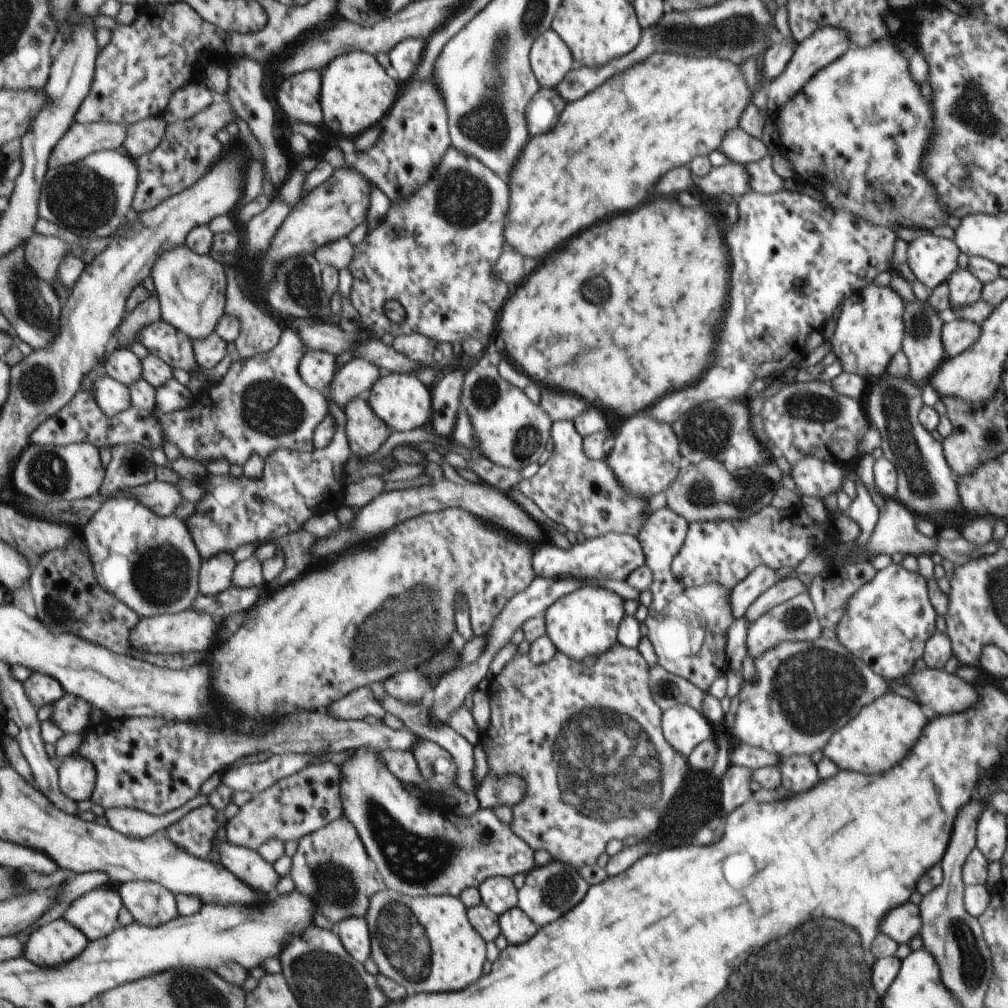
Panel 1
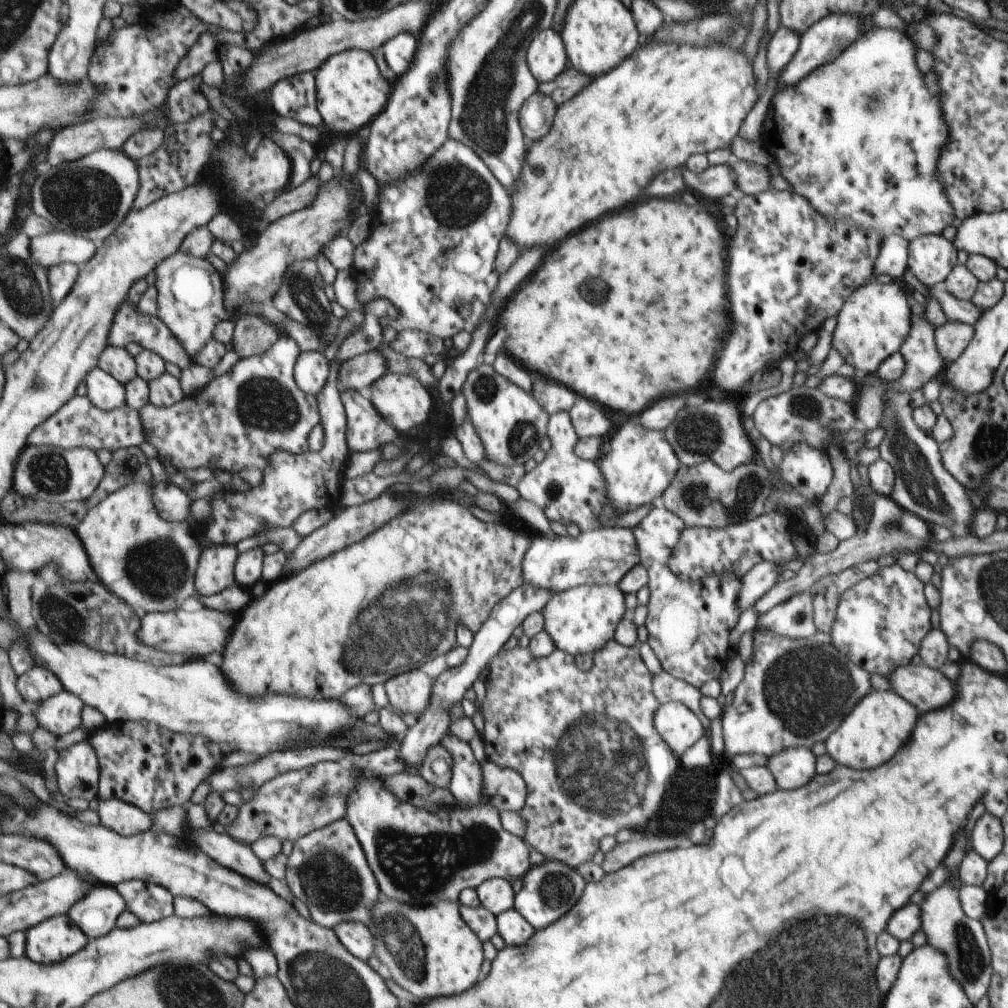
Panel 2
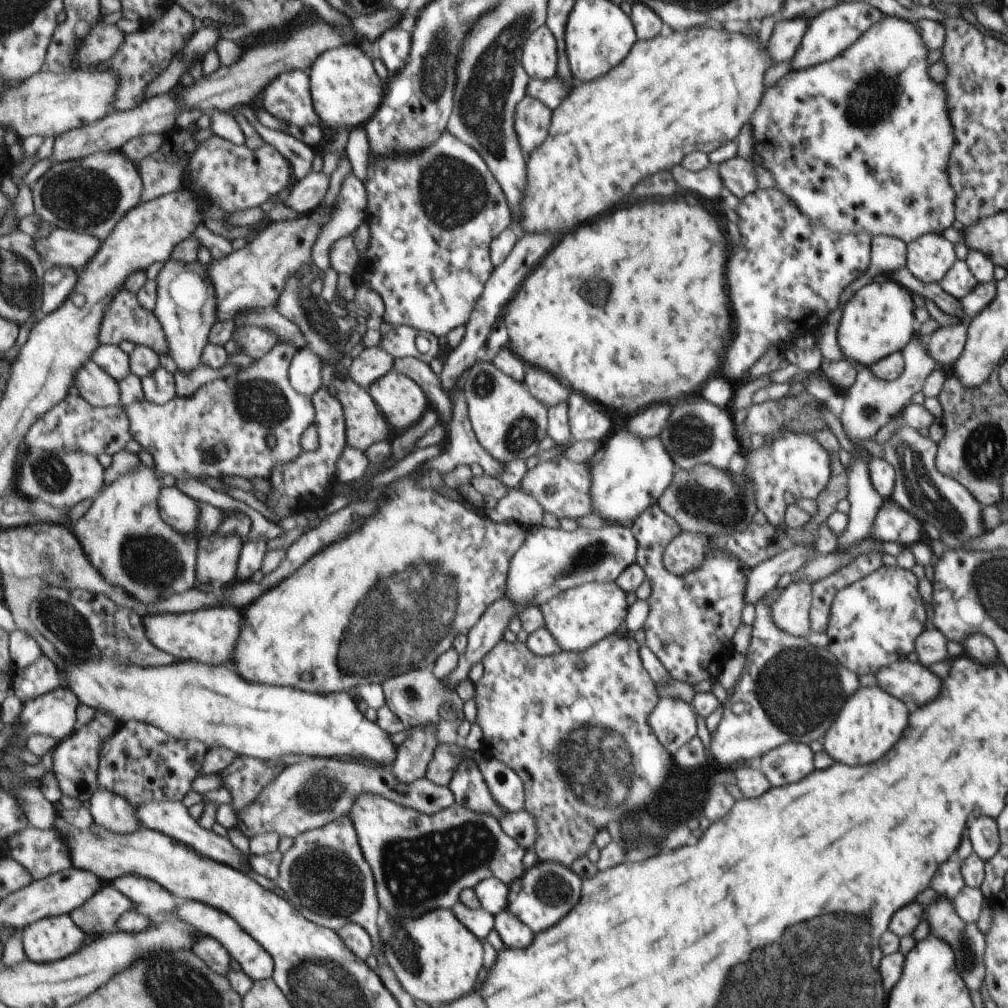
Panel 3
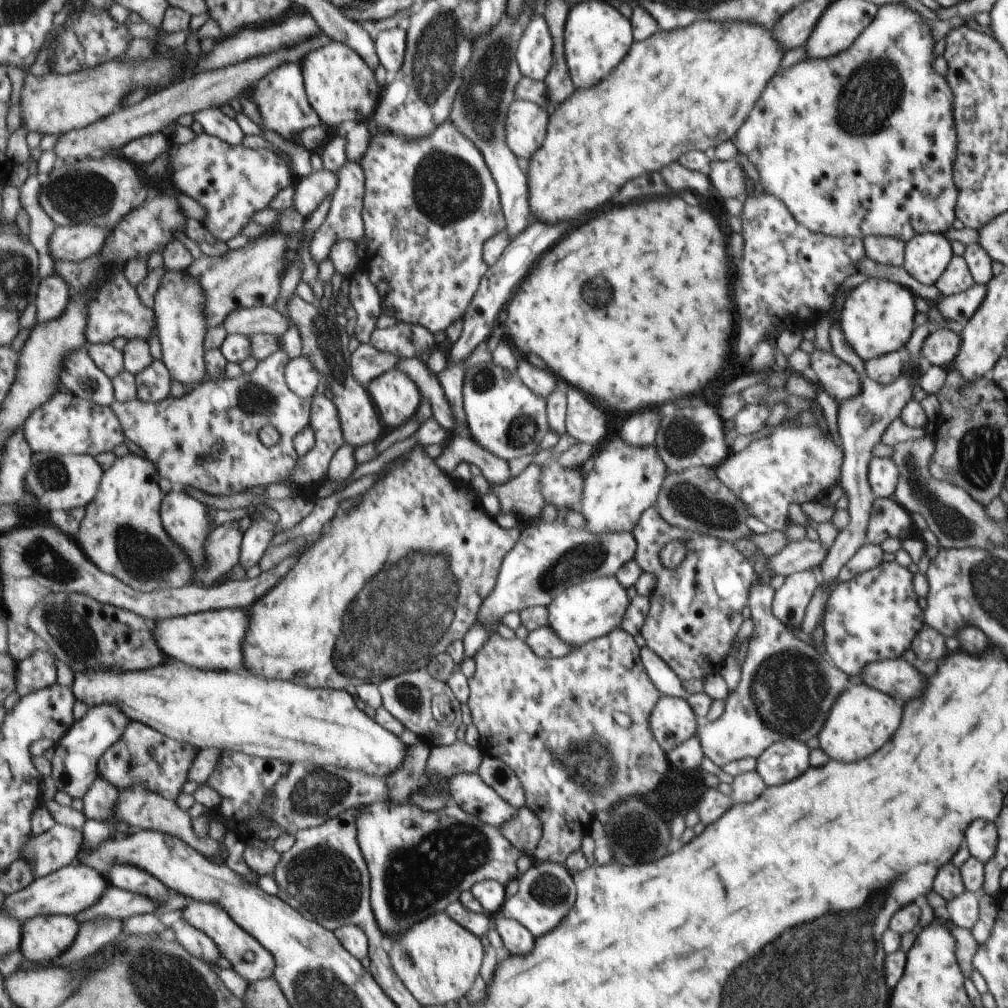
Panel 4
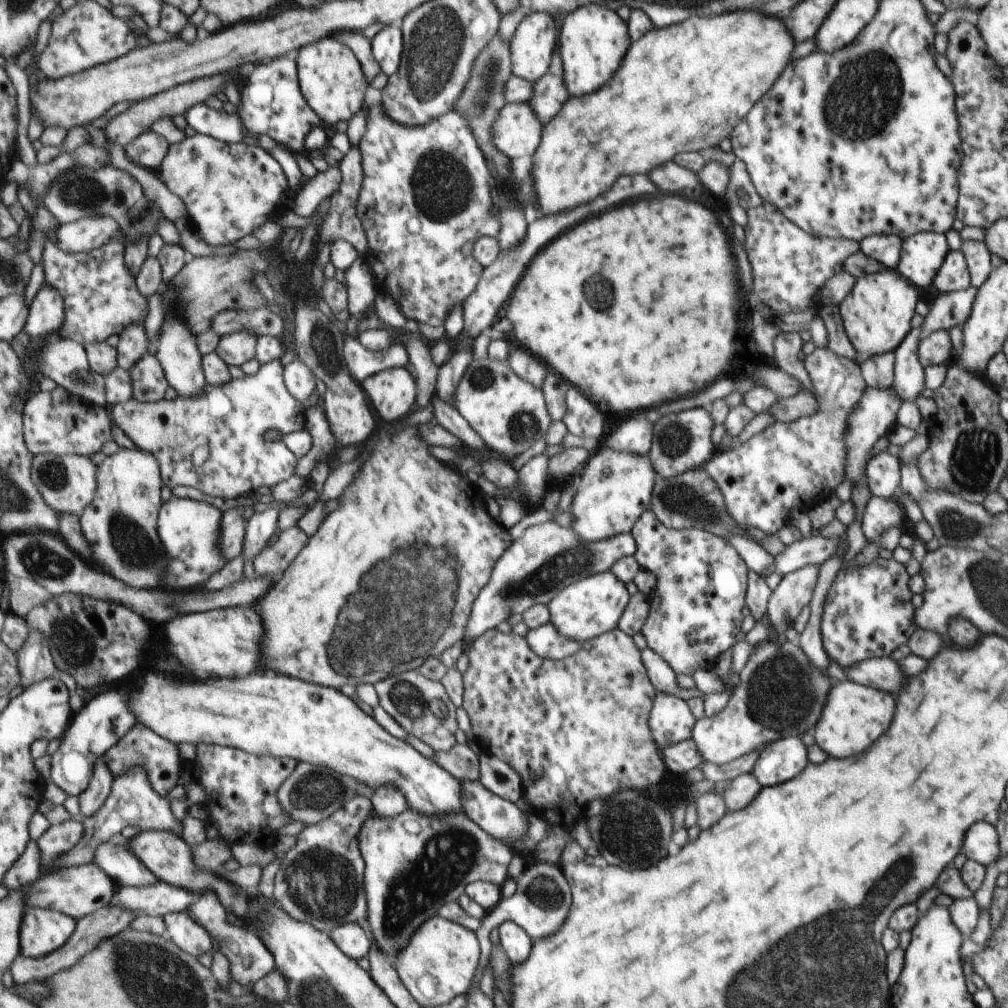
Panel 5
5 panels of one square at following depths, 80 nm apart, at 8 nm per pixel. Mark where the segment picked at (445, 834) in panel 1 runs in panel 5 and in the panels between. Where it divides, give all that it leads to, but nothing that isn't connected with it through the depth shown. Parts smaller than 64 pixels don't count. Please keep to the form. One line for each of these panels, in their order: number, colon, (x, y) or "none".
2: (463, 846)
3: (421, 862)
4: (420, 862)
5: (412, 860)

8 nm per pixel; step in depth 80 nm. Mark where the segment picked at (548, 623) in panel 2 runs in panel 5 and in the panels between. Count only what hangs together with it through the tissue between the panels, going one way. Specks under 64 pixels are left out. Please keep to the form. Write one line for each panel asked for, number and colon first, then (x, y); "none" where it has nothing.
3: (579, 617)
4: (581, 613)
5: (586, 609)

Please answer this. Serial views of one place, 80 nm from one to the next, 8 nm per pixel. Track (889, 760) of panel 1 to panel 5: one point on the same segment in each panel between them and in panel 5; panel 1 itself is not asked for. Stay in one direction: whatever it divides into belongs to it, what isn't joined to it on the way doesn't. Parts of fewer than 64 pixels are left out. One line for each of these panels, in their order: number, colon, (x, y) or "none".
2: (880, 722)
3: (870, 722)
4: (861, 720)
5: (854, 716)

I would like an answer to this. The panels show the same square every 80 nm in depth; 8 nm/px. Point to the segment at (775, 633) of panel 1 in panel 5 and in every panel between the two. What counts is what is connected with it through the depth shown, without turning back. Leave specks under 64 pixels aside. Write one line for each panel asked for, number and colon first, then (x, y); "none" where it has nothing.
2: (793, 618)
3: (790, 612)
4: (790, 601)
5: (794, 591)

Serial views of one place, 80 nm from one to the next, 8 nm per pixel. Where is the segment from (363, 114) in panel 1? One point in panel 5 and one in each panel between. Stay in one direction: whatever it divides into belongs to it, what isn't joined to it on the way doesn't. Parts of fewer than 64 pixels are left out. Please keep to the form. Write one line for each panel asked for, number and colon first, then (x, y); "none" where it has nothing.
2: (352, 93)
3: (347, 92)
4: (341, 85)
5: (332, 78)

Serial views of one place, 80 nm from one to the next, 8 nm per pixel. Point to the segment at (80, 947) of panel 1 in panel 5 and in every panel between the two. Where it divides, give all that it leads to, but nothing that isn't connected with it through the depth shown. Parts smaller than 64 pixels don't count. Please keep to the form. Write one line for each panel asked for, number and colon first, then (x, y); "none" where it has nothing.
2: (56, 939)
3: (51, 939)
4: (45, 939)
5: (43, 931)

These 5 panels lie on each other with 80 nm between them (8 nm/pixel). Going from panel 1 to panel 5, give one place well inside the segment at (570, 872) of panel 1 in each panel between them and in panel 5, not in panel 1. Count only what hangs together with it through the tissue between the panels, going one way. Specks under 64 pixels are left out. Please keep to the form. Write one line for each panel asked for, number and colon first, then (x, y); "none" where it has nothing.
2: (549, 890)
3: (549, 890)
4: (546, 891)
5: (541, 902)

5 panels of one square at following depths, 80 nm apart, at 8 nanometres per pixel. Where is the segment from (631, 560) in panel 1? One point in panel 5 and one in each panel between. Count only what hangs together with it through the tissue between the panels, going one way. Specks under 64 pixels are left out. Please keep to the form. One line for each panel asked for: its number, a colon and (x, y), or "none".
2: (599, 557)
3: (549, 561)
4: (549, 557)
5: (547, 557)

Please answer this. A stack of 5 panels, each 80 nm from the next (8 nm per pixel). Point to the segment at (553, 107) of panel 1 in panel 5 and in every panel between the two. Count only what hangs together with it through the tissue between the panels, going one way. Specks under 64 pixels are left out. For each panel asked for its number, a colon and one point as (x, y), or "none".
2: (535, 116)
3: (531, 118)
4: (525, 122)
5: (516, 132)

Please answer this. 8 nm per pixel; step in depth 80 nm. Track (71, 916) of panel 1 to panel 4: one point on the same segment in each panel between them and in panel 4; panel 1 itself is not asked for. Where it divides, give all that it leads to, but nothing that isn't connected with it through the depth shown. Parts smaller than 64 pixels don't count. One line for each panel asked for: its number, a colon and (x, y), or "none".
2: (97, 913)
3: (100, 915)
4: (117, 903)

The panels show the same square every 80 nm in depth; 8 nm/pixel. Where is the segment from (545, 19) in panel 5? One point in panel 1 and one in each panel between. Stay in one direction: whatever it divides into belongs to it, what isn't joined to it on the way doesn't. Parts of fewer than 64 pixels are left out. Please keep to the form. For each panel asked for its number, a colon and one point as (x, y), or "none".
1: (550, 59)
2: (546, 57)
3: (539, 59)
4: (534, 54)

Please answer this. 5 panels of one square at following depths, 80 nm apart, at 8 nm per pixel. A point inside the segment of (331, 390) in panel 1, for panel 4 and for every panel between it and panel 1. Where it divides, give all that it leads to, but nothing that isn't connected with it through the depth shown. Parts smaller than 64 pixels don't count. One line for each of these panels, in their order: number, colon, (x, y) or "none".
2: (359, 373)
3: (371, 364)
4: (368, 363)

